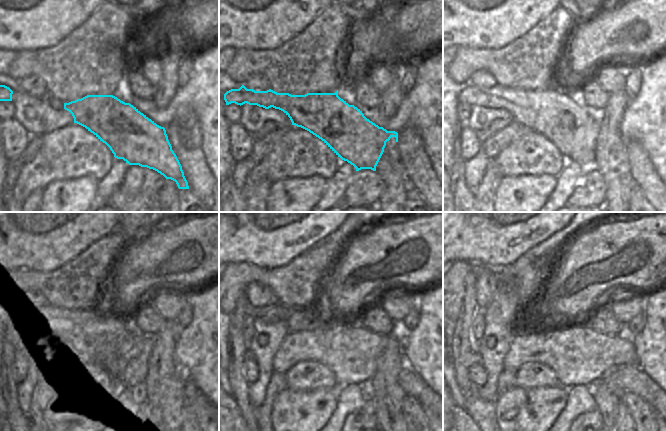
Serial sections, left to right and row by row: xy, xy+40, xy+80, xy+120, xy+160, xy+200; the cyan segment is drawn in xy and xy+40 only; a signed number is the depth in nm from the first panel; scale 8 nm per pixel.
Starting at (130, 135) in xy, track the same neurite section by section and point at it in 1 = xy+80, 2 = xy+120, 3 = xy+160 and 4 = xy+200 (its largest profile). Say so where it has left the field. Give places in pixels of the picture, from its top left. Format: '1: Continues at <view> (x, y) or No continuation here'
1: Continues at xy+80 (551, 112)
2: Continues at xy+120 (88, 325)
3: Continues at xy+160 (296, 319)
4: Continues at xy+200 (566, 376)

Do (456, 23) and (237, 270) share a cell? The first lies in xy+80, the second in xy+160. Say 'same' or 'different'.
different

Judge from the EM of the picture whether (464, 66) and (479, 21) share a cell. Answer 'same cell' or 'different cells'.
different cells

